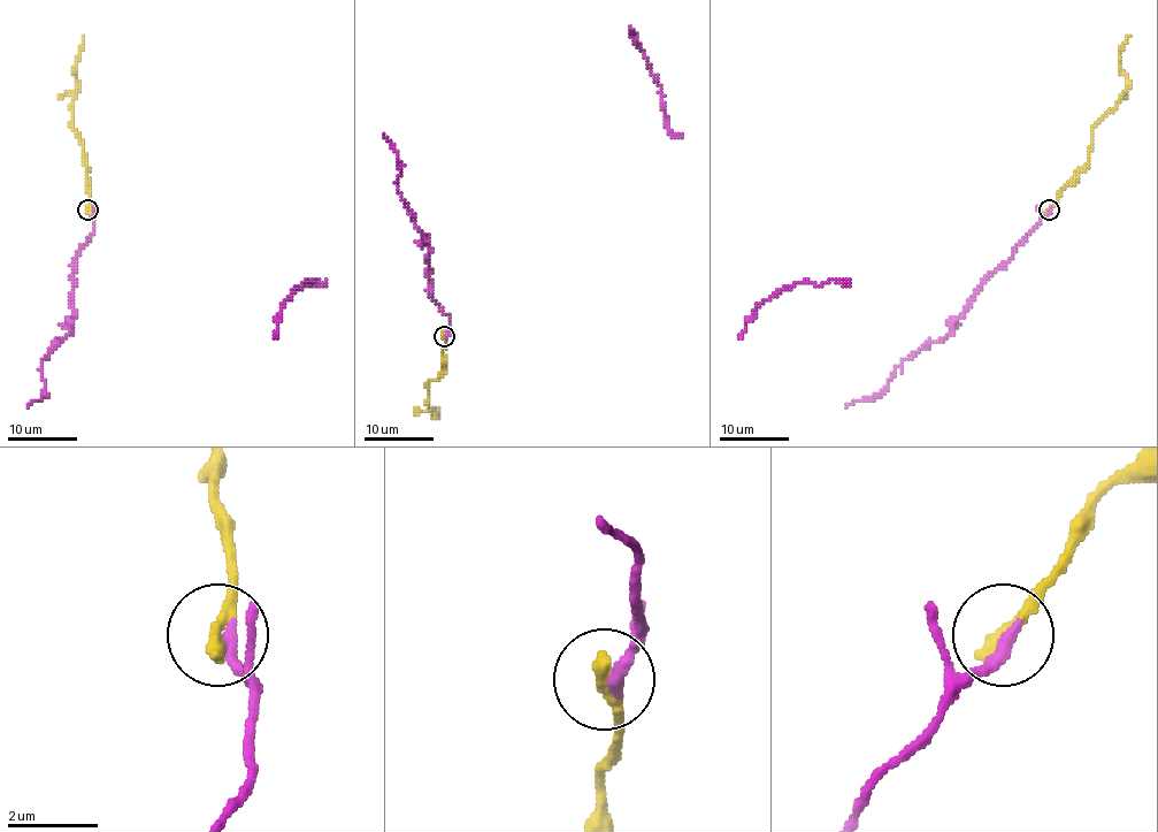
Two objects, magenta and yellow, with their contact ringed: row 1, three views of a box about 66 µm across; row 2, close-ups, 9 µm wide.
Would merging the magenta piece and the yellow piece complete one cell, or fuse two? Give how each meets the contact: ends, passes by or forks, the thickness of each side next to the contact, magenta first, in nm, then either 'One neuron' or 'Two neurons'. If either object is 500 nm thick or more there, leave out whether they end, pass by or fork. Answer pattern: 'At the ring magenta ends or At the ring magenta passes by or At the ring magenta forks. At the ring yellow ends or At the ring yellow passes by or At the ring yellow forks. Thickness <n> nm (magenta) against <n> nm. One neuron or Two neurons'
At the ring magenta ends. At the ring yellow ends. Thickness 320 nm (magenta) against 360 nm. One neuron

